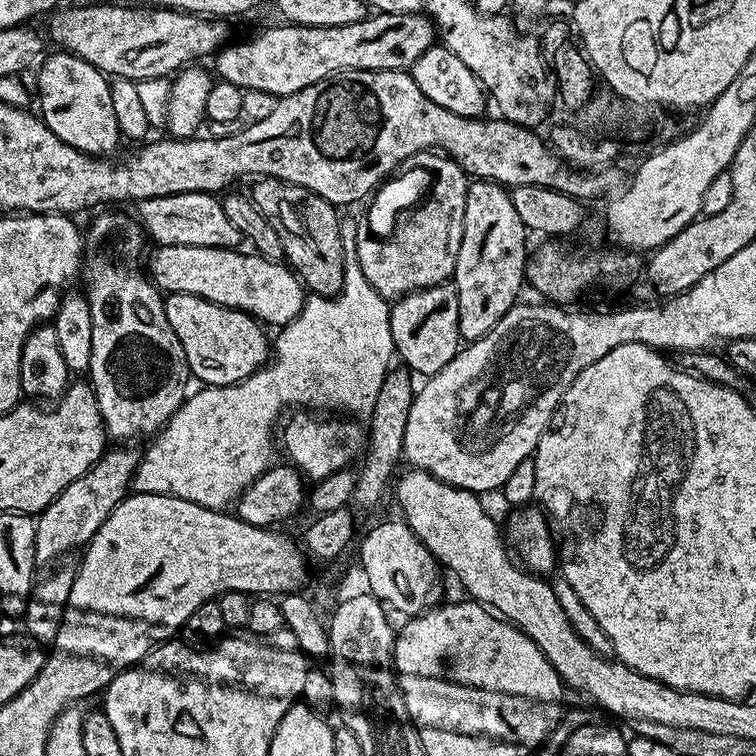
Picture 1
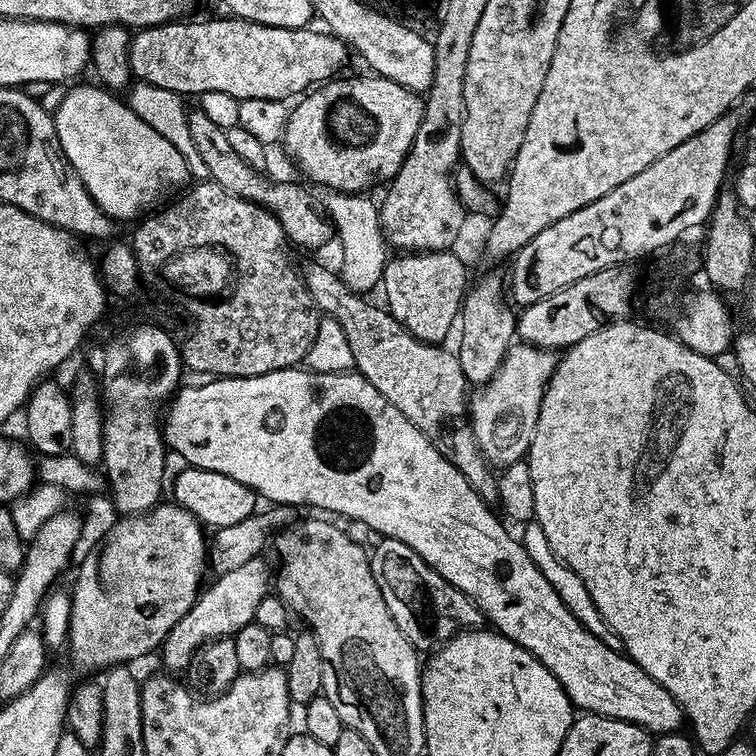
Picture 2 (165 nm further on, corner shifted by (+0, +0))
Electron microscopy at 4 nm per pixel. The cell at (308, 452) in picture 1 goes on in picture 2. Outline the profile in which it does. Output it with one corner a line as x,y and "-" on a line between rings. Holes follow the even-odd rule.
297,366
274,370
270,374
258,374
257,376
208,378
200,383
204,384
196,384
193,388
181,387
171,397
170,403
167,405
167,408
169,407
168,413
165,416
163,413
162,416
164,443
170,446
171,451
173,448
184,459
185,465
214,470
218,474
226,474
226,478
234,478
234,482
242,482
242,486
251,488
257,497
264,499
265,496
266,499
272,500
268,502
273,505
301,506
300,504
305,504
308,508
321,508
324,511
321,513
331,514
333,517
345,516
348,520
361,520
366,527
373,528
377,532
377,537
406,542
406,546
410,546
410,550
417,552
442,579
450,582
458,590
462,590
462,594
466,594
466,598
473,600
477,608
480,609
481,617
485,621
489,620
492,623
489,625
495,631
506,638
510,638
518,646
522,646
534,658
538,658
538,662
542,662
542,666
546,666
546,670
550,670
550,674
554,674
554,678
558,678
562,690
566,690
566,694
572,699
573,705
581,713
630,722
639,728
645,728
650,734
674,732
681,727
682,713
678,702
670,694
670,690
666,690
661,684
654,682
654,678
650,678
646,674
646,670
639,668
632,661
631,656
610,647
601,637
590,634
590,630
586,630
586,626
582,626
582,622
578,622
578,618
574,618
574,614
570,614
570,610
566,610
562,598
558,598
558,594
554,594
554,586
550,586
550,582
546,582
546,578
542,578
542,570
538,570
538,566
534,566
534,562
530,562
530,554
526,554
523,543
517,537
515,540
504,529
503,522
505,523
505,521
499,515
496,517
492,513
493,509
489,504
472,489
470,482
466,482
466,478
462,478
462,474
458,474
456,467
438,451
427,434
418,430
418,426
414,426
414,422
410,422
410,418
406,418
397,408
390,406
390,402
386,402
386,398
382,398
382,394
378,394
378,390
374,390
374,386
370,386
370,382
365,376
360,375
355,370
314,372
307,366

